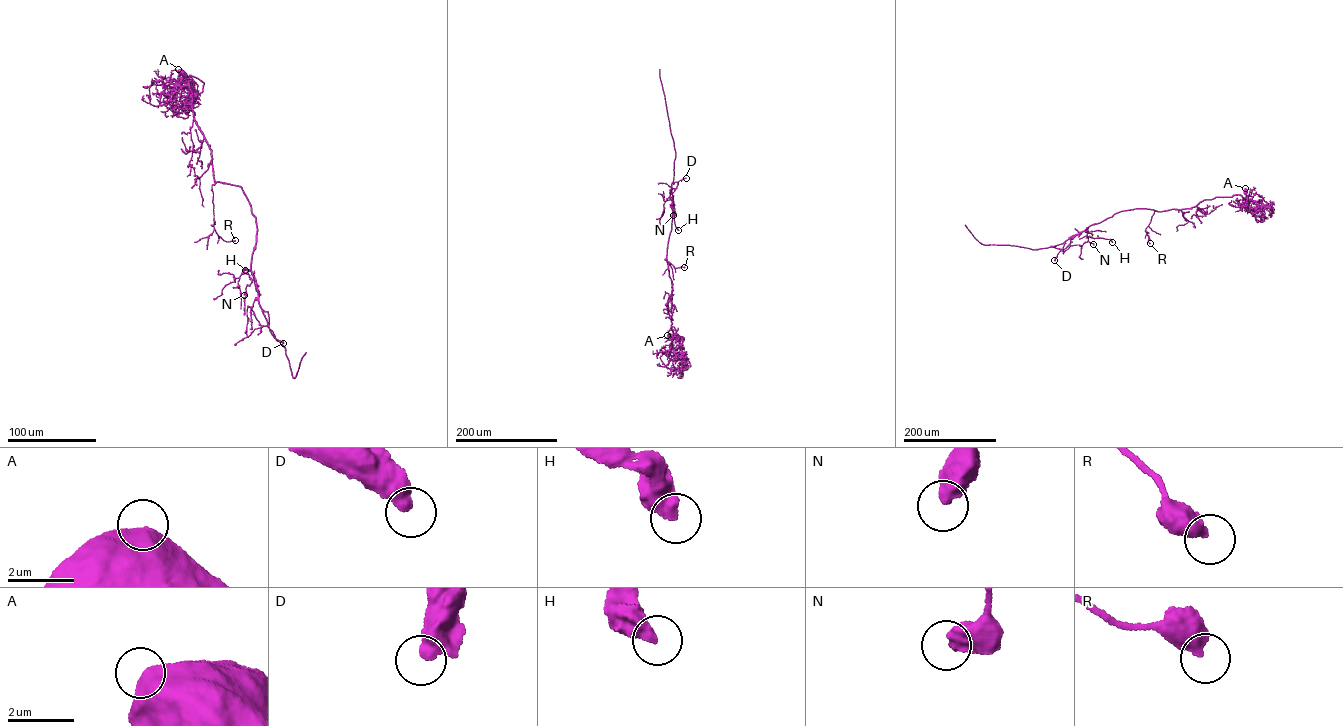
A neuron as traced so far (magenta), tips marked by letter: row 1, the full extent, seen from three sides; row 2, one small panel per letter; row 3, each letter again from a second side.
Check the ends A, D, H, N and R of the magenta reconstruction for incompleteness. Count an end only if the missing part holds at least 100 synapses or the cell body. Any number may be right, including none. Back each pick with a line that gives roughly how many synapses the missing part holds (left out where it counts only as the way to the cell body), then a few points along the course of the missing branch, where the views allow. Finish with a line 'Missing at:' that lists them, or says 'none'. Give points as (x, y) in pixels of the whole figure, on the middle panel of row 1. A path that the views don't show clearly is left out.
Missing at: none

